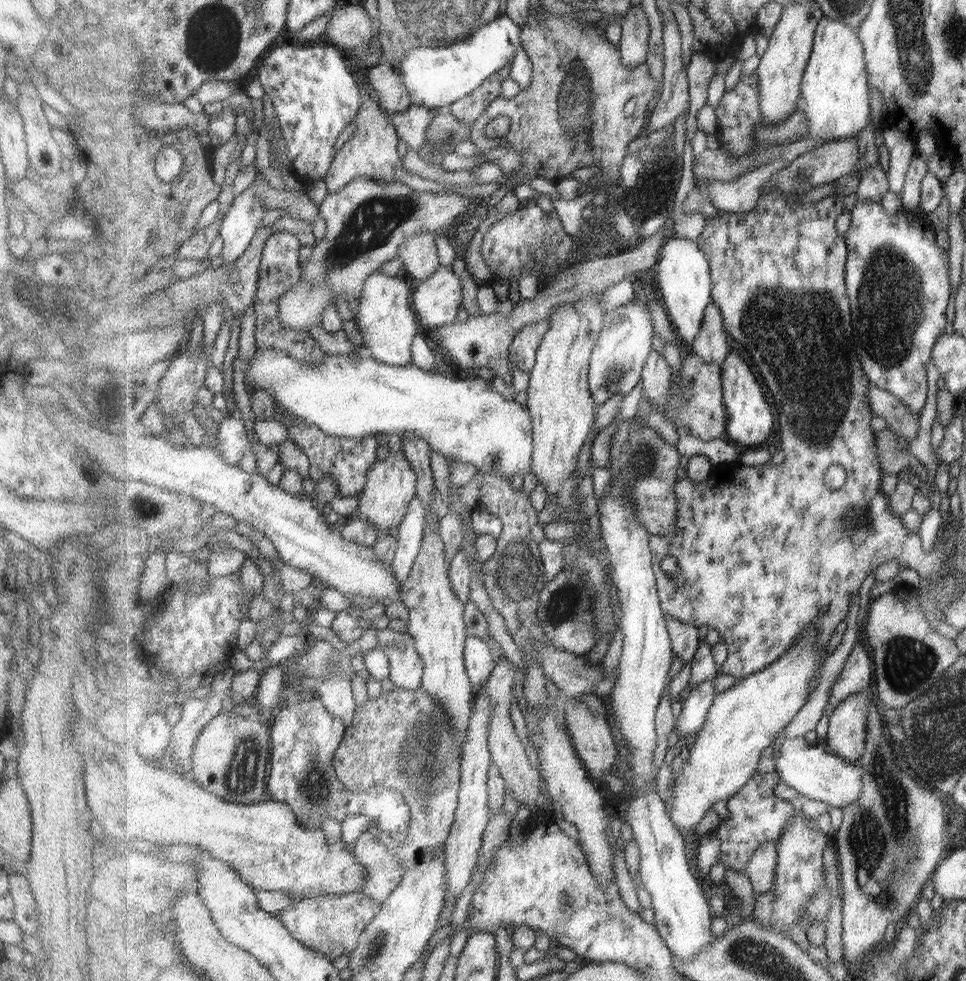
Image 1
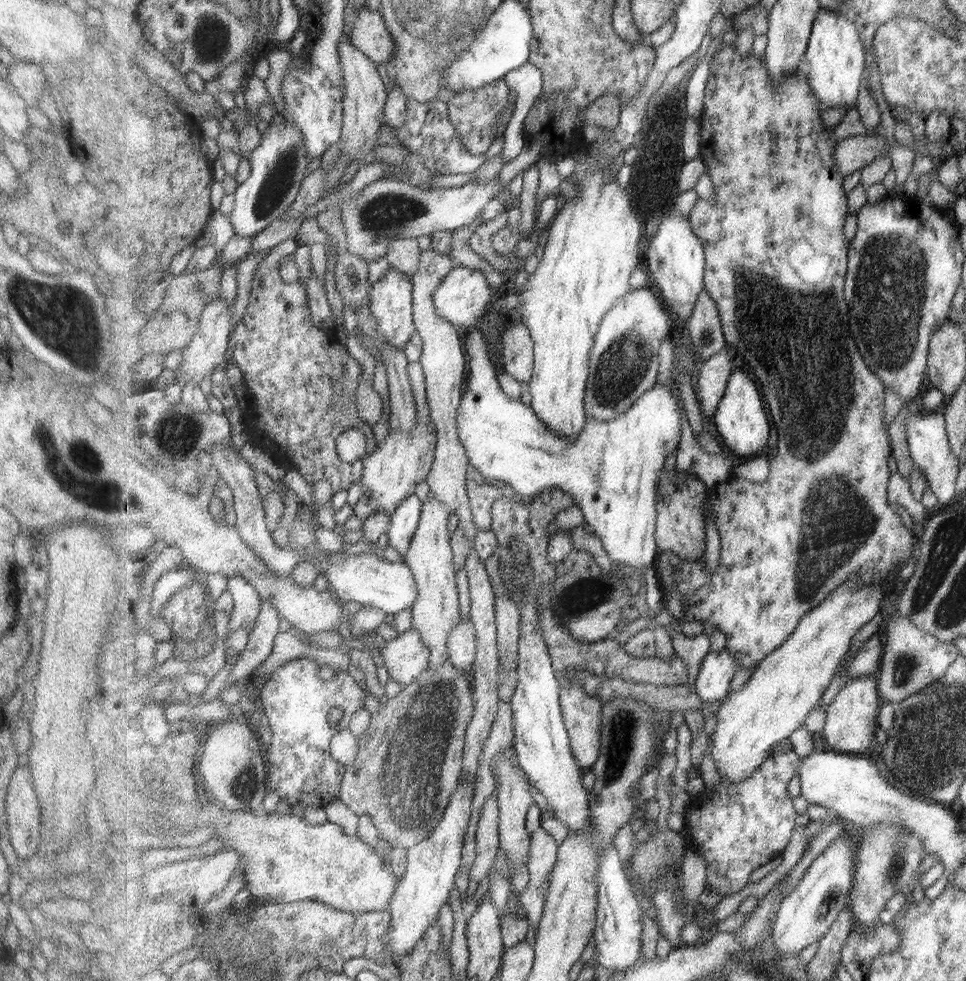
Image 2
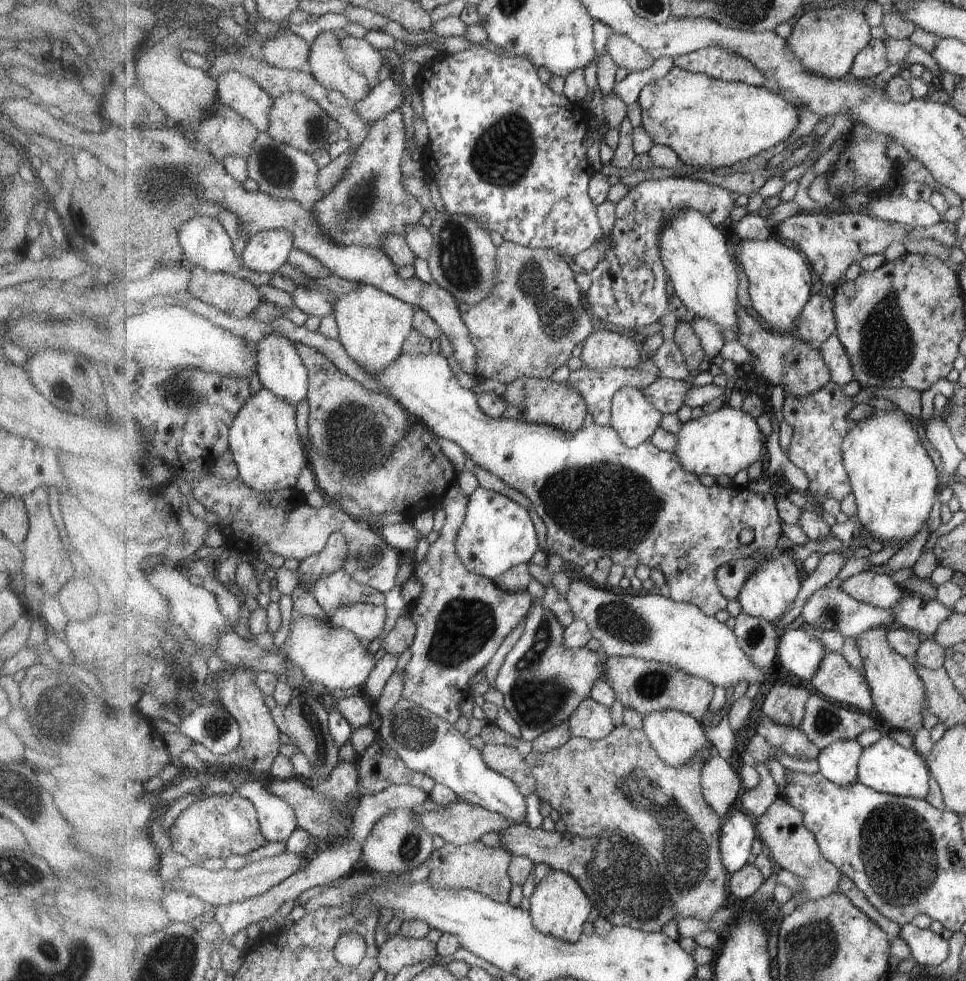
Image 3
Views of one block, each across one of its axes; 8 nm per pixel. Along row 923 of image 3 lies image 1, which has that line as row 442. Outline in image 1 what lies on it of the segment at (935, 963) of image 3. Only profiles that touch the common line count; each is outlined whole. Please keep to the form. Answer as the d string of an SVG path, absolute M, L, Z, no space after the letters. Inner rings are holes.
M871 383L866 391L866 400L870 403L870 410L875 415L883 416L897 436L901 435L909 444L916 439L921 426L919 414L909 411L891 392Z

